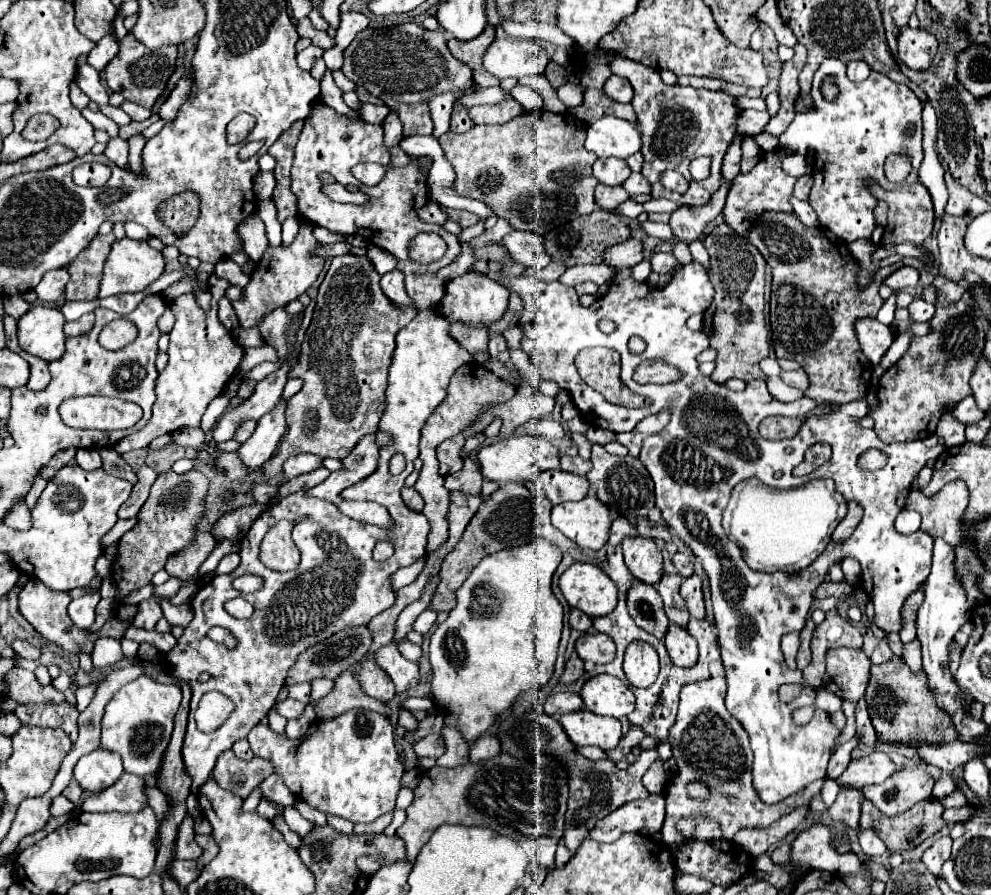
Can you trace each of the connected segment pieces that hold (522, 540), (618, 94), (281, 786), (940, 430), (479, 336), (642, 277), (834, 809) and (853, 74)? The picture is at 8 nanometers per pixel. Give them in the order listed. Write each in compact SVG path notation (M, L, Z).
M505 483L501 485L493 495L485 497L479 511L467 525L463 537L453 547L451 553L441 563L441 583L433 595L431 609L435 611L451 611L455 607L455 591L461 587L461 583L469 577L469 573L475 569L475 565L489 553L495 553L499 549L507 547L519 547L535 539L533 529L535 513L533 513L533 495L529 489L521 483Z
M611 75L611 79L607 81L605 93L613 101L617 101L617 103L629 103L633 99L633 87L631 87L631 83L627 83L627 79L615 77L615 75Z
M277 773L269 775L269 777L261 783L261 789L263 789L265 799L269 799L271 803L277 803L277 805L287 807L287 805L293 805L293 803L297 801L297 797L287 789L283 777L277 775Z
M945 407L945 411L941 413L941 419L937 423L937 437L945 439L947 447L955 447L955 445L963 445L965 443L965 423L957 421L951 415L951 407Z
M455 323L455 327L449 327L449 335L453 339L457 339L457 343L467 349L469 353L487 353L487 341L489 341L489 335L487 331L481 329L471 329L471 327L459 327L459 323Z
M650 257L644 258L641 263L638 263L632 268L633 278L640 283L646 282L651 272Z
M841 791L837 801L829 807L829 817L847 825L849 829L859 829L859 811L863 795L861 791Z
M851 61L847 65L847 77L851 81L863 81L869 73L871 73L871 69L869 69L869 65L865 61Z

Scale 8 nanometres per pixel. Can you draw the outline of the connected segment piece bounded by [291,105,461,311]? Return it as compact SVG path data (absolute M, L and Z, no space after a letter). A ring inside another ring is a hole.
M321 105L311 111L307 117L307 123L303 127L303 133L295 147L295 161L291 169L291 193L297 197L297 215L305 221L311 221L313 225L321 225L333 233L341 235L363 235L373 245L389 251L397 259L397 269L405 275L405 289L407 295L415 301L415 308L431 309L441 297L443 297L443 279L435 277L435 273L453 263L457 255L461 253L461 245L457 235L447 233L441 225L429 225L417 217L417 209L427 203L427 171L419 163L421 157L411 157L411 163L405 167L393 167L391 165L391 153L383 143L383 127L371 125L361 119L349 119L345 115L339 115L337 111L331 111L331 107ZM359 163L381 163L387 167L385 177L375 185L367 187L359 183L351 175L351 167ZM319 173L331 173L339 175L341 183L351 183L359 189L365 189L367 195L371 195L371 201L365 207L355 205L343 205L327 199L327 195L321 191ZM423 231L435 231L439 233L447 243L447 253L441 261L431 265L419 265L409 259L409 241Z

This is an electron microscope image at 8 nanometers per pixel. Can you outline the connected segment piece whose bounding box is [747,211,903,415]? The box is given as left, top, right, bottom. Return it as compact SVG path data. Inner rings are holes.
M781 211L763 213L759 219L753 221L747 233L747 239L761 251L763 259L773 269L771 339L773 339L775 355L793 359L805 369L805 373L809 375L809 389L805 391L805 397L817 403L815 415L825 415L833 407L863 399L871 387L873 365L863 355L859 341L855 339L853 327L857 319L877 315L879 307L883 305L883 299L879 297L879 287L893 271L903 267L903 263L881 267L875 273L871 287L867 287L867 291L859 291L855 287L855 275L859 269L857 269L857 263L851 259L849 247L825 227L805 227L795 213L781 213Z

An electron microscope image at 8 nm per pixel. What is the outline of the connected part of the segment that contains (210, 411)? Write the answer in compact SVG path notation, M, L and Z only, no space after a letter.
M221 394L211 401L201 419L200 426L204 433L212 430L218 417L225 411L229 402L230 398L225 394Z

